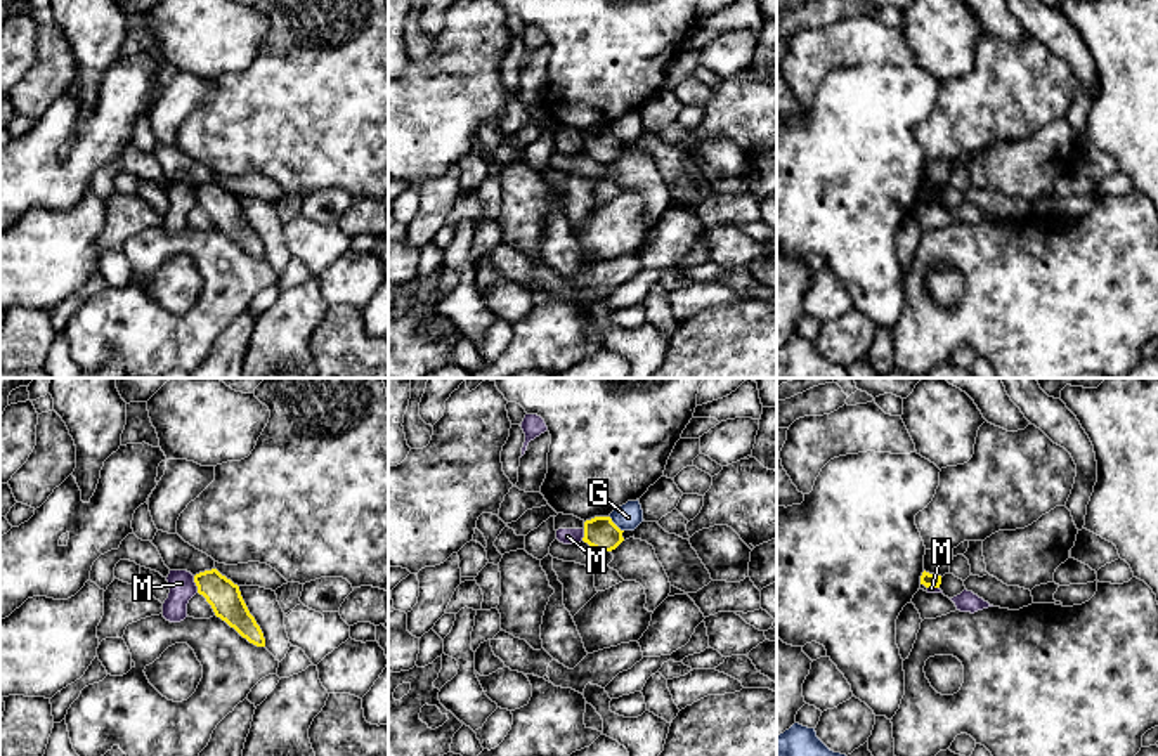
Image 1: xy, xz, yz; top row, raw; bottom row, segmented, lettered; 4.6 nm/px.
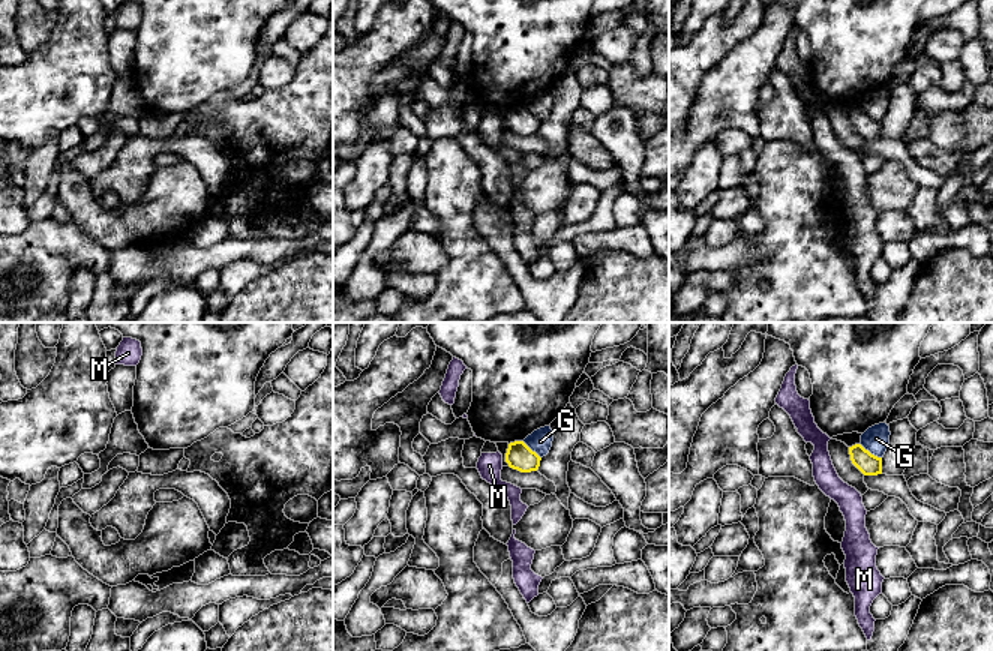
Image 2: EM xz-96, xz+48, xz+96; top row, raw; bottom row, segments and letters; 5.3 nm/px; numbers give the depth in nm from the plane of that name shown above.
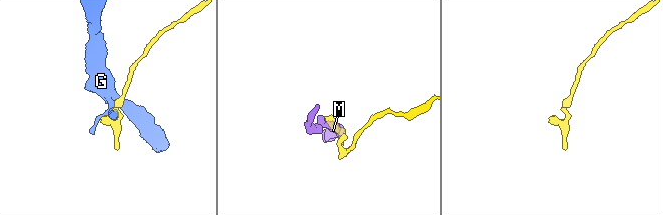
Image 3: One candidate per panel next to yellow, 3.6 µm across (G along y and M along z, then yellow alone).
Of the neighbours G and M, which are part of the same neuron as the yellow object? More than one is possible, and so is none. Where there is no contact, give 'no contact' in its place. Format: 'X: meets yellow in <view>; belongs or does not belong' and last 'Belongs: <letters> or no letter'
G: meets yellow in xz; does not belong
M: meets yellow in xy; does not belong
Belongs: no letter

